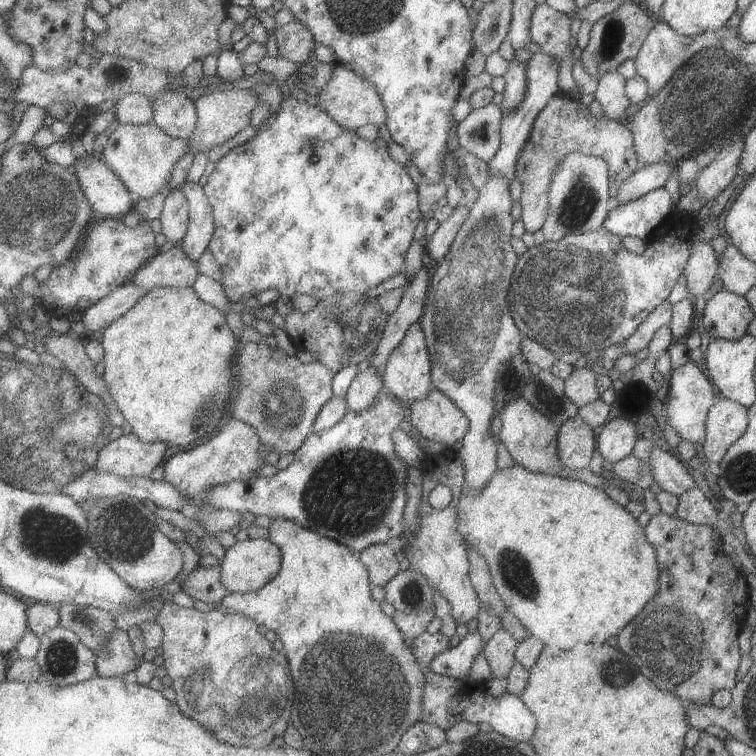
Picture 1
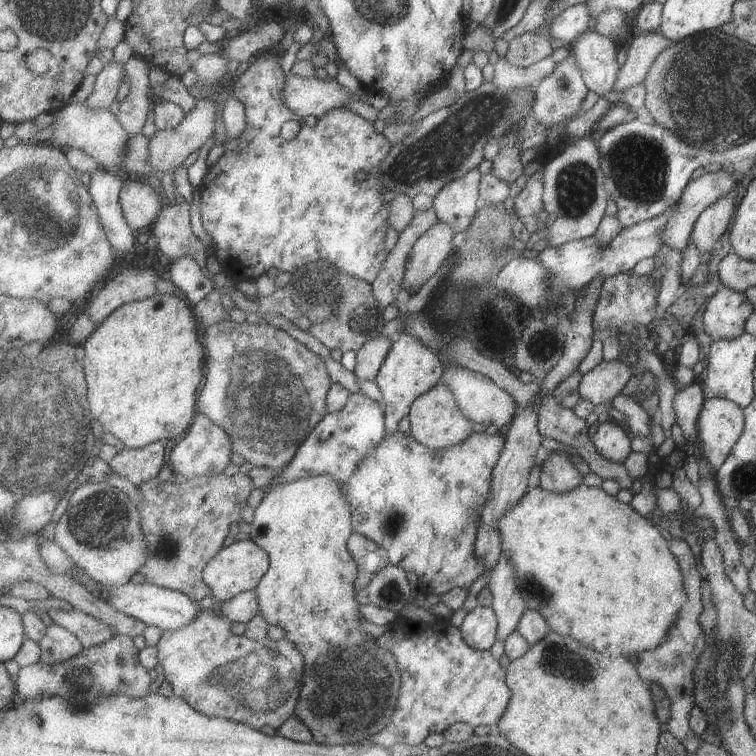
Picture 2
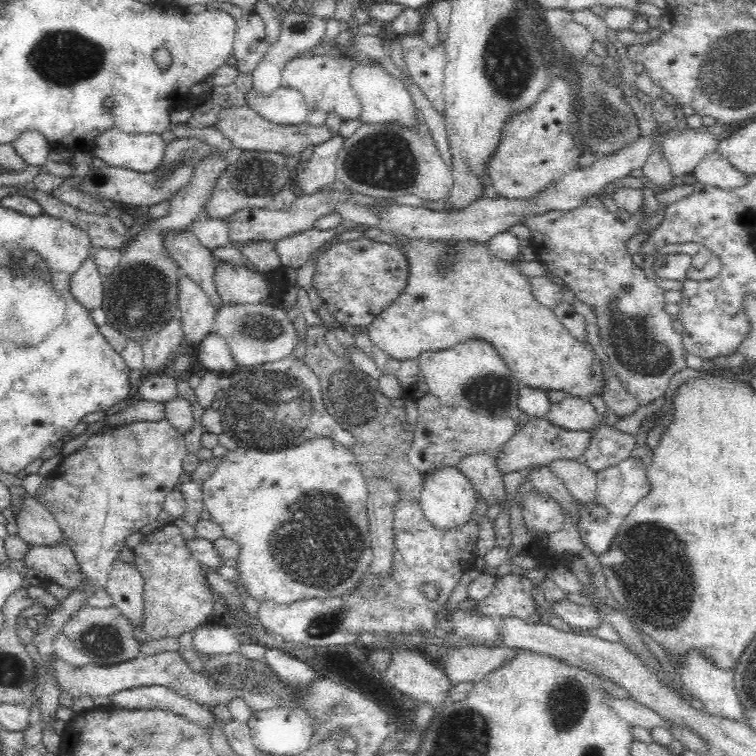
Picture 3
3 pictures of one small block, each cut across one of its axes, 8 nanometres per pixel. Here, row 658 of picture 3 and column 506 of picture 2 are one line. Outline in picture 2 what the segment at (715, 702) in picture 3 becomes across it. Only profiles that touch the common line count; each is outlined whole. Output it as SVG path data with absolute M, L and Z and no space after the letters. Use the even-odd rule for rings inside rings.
M405 617L389 624L389 629L376 641L372 647L379 645L395 654L401 671L401 689L399 689L398 708L390 725L371 738L373 743L392 747L395 745L418 745L430 734L442 733L454 723L467 723L472 727L487 725L495 728L503 716L512 692L505 684L506 672L489 651L478 651L463 642L462 633L457 627L449 624L448 620L438 618L434 623L422 625Z

